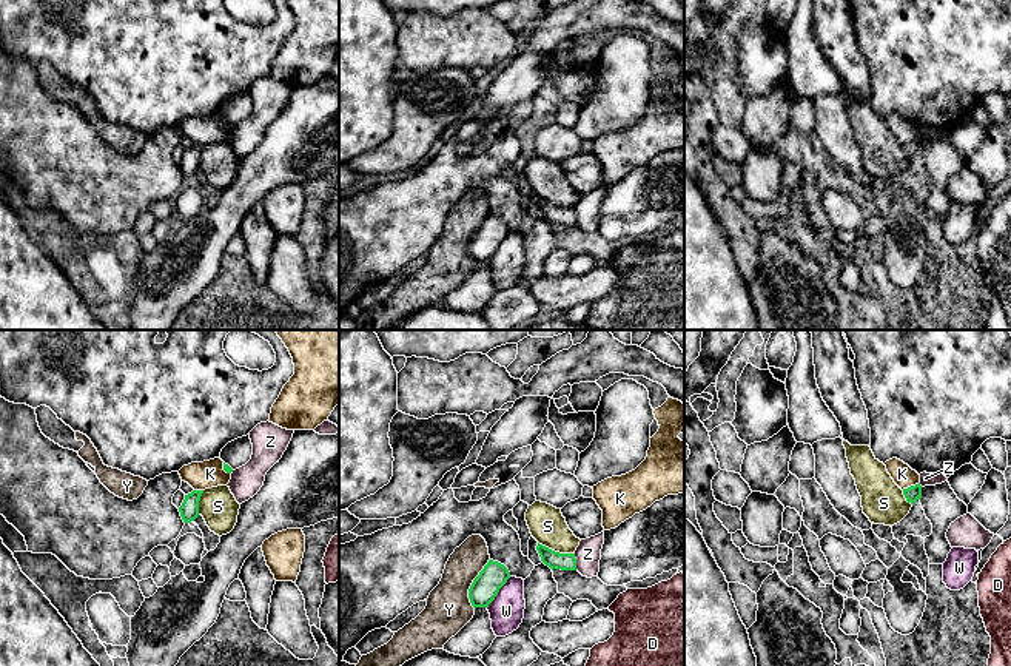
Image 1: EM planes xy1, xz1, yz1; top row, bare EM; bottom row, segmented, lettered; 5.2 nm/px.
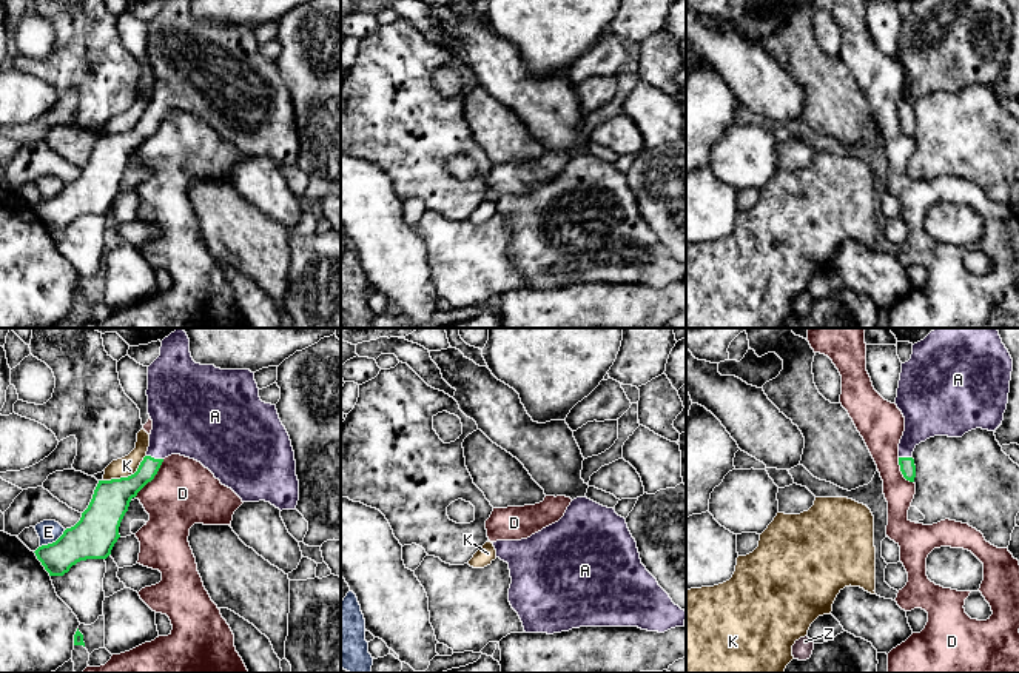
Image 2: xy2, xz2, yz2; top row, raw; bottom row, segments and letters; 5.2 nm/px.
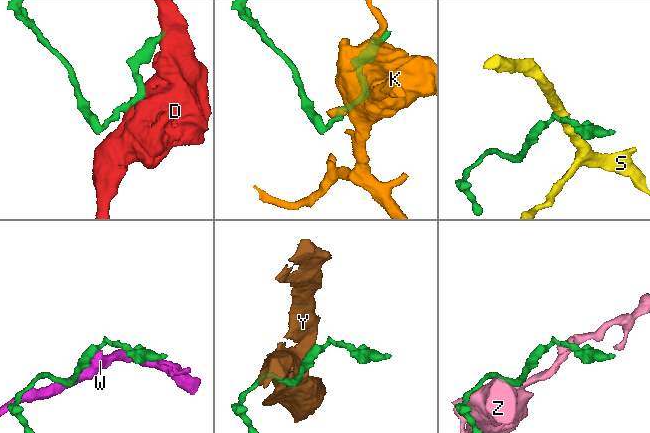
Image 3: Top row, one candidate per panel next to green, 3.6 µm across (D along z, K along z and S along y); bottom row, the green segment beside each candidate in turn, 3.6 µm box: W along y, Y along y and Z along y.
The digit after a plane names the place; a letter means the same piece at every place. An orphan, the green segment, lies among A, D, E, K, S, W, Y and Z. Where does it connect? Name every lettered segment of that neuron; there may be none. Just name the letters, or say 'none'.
A

